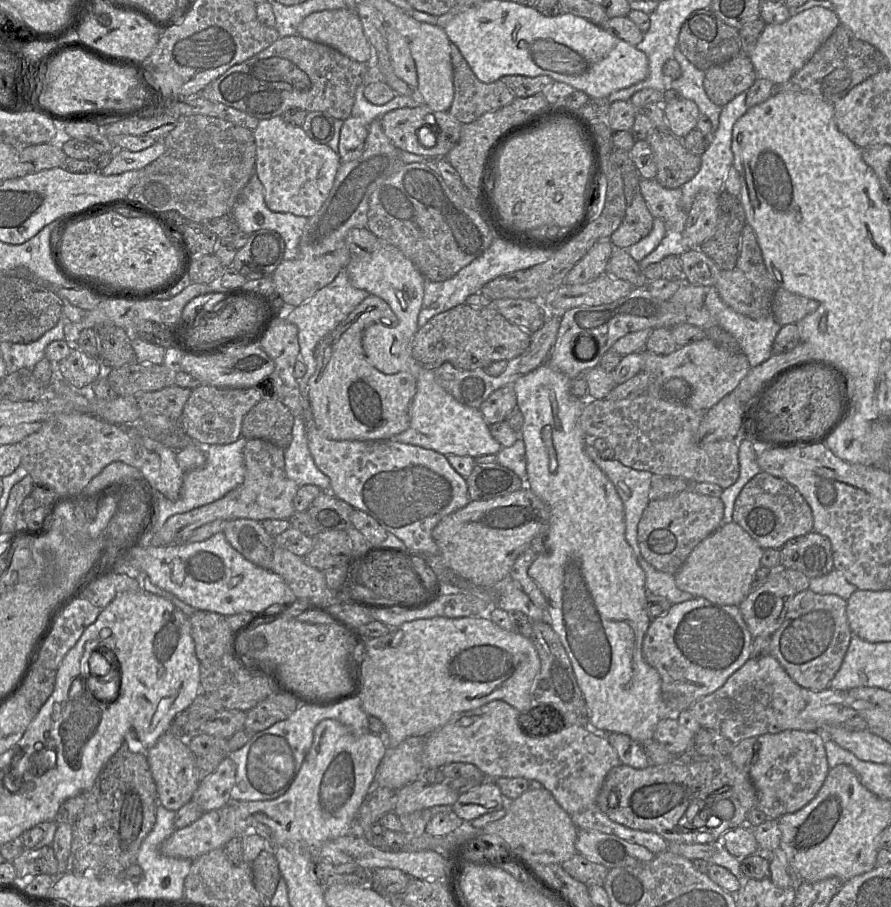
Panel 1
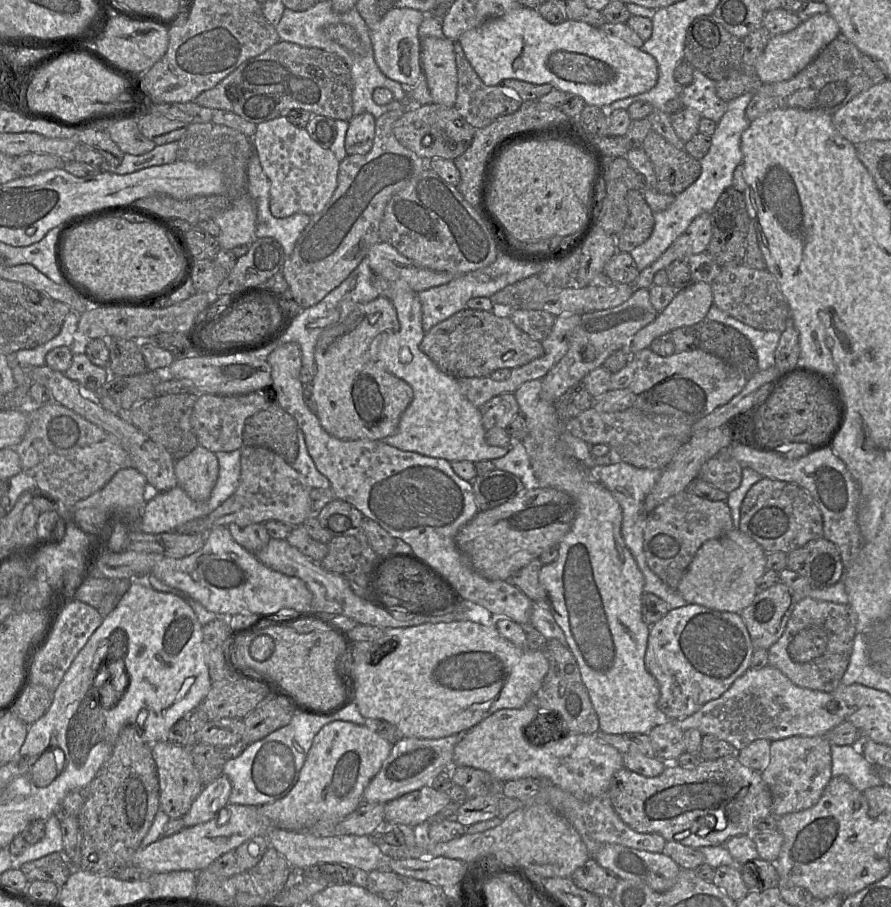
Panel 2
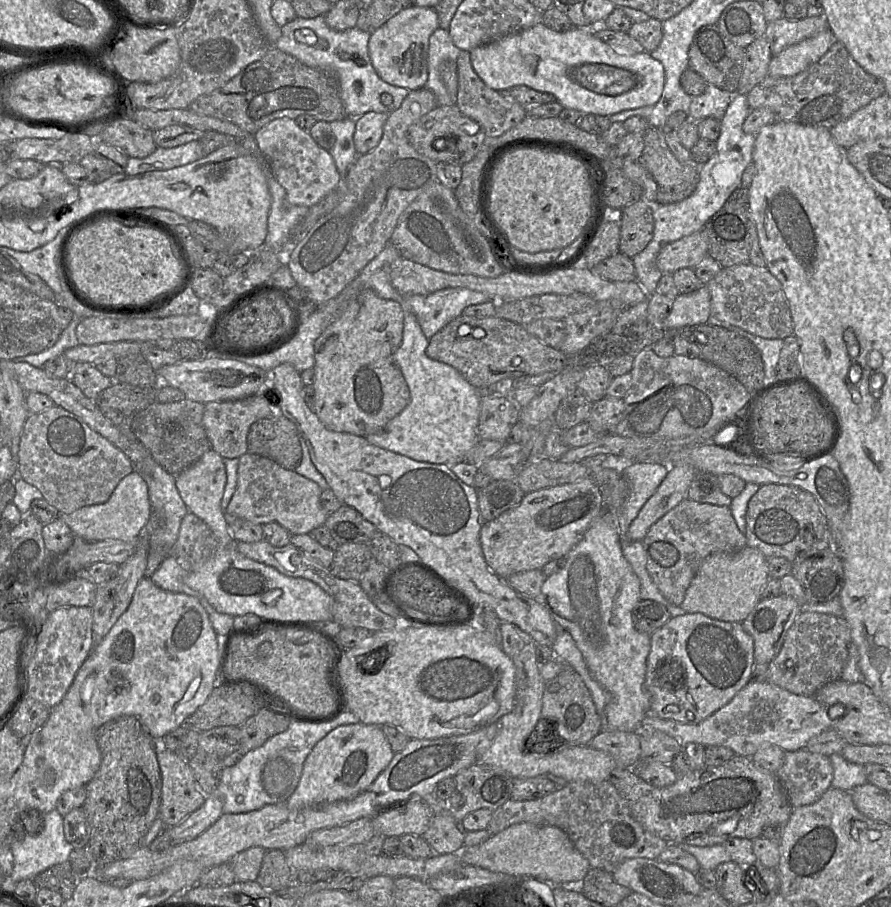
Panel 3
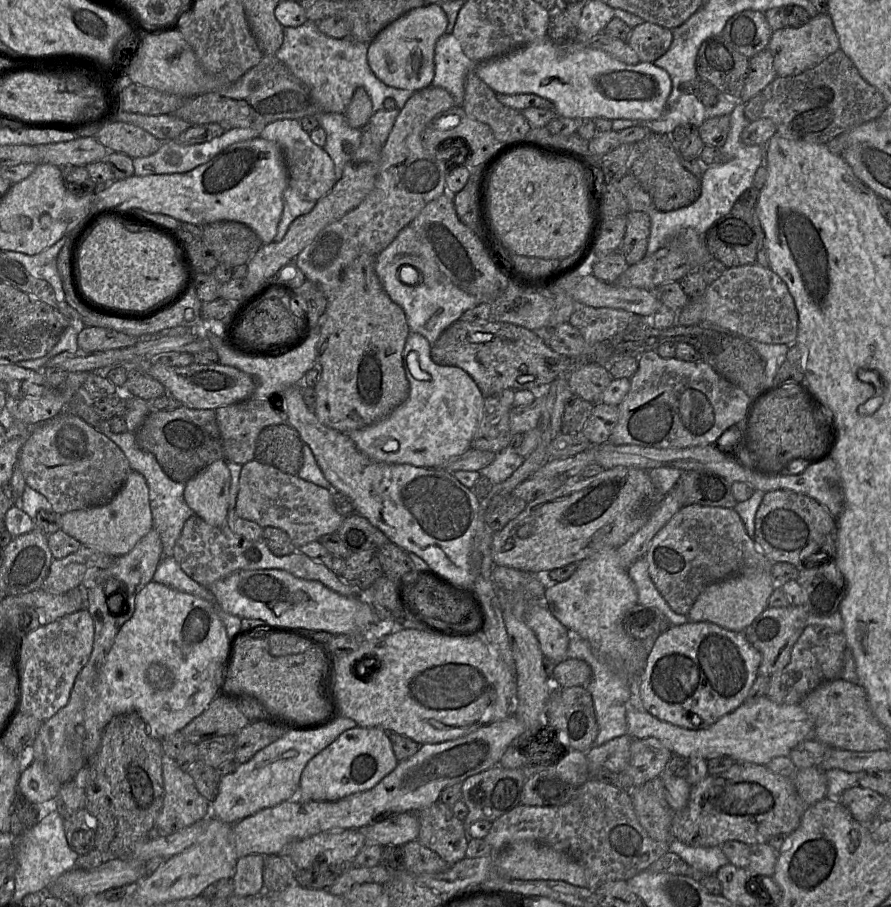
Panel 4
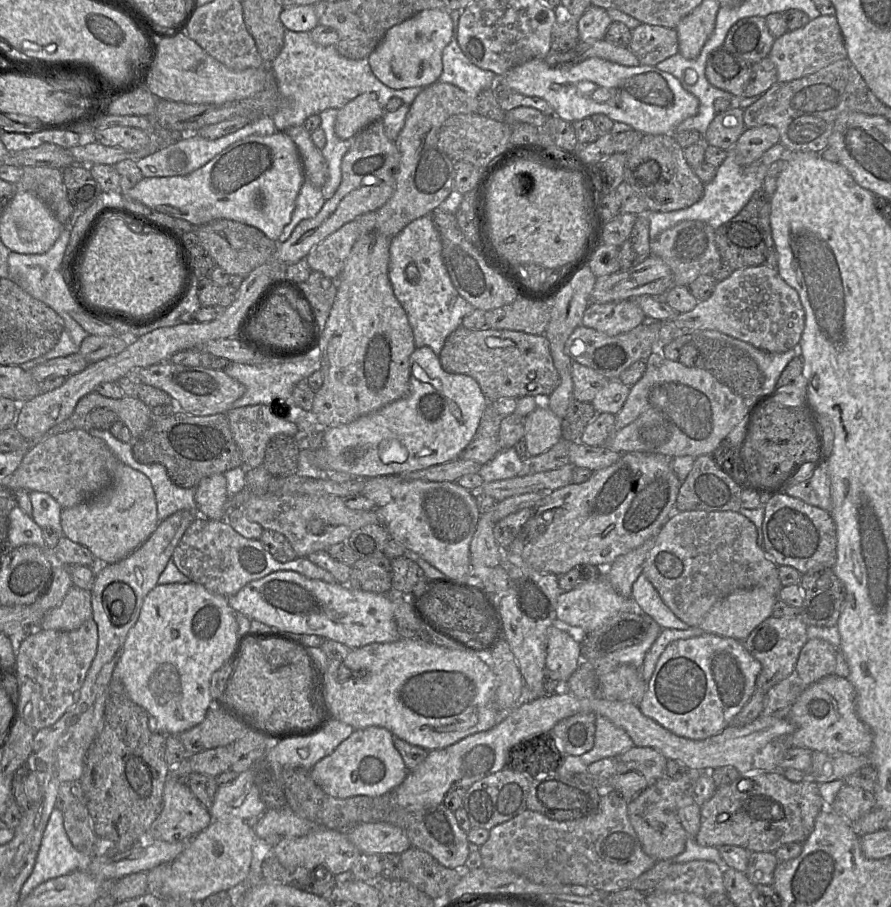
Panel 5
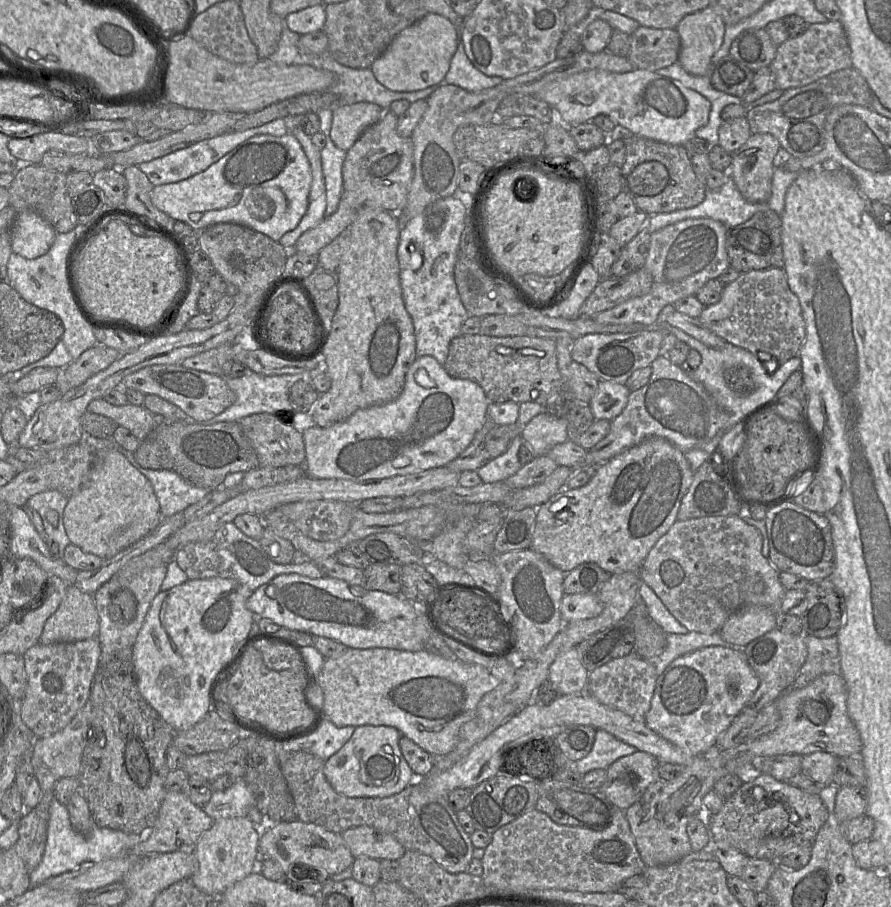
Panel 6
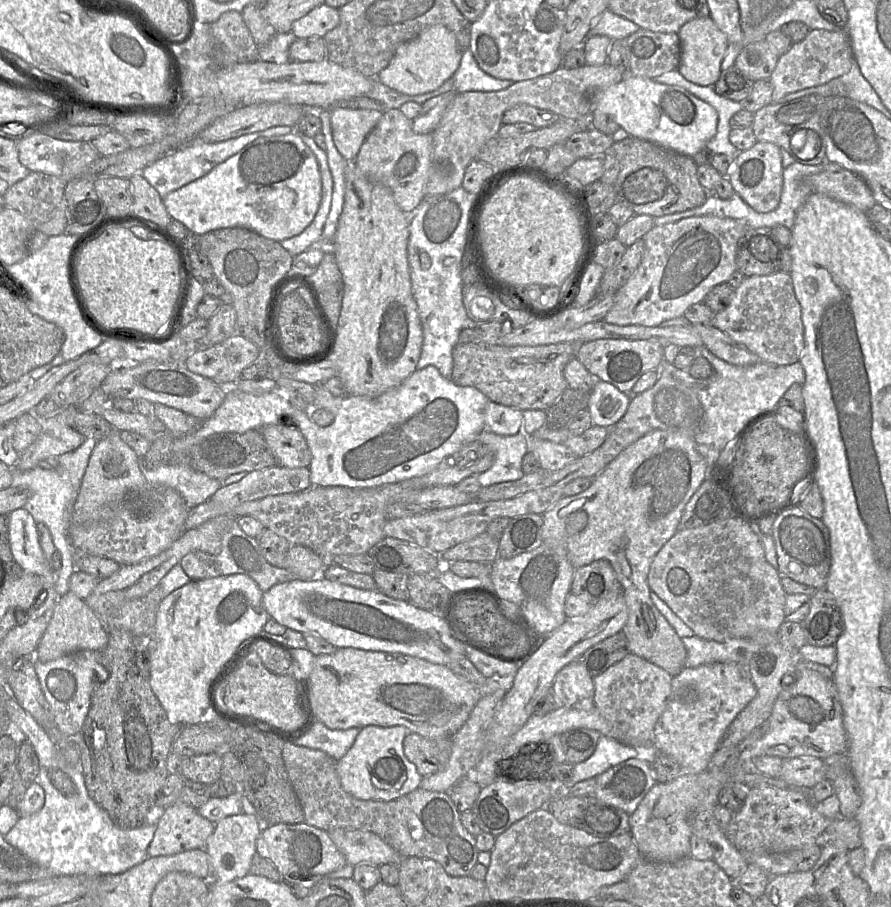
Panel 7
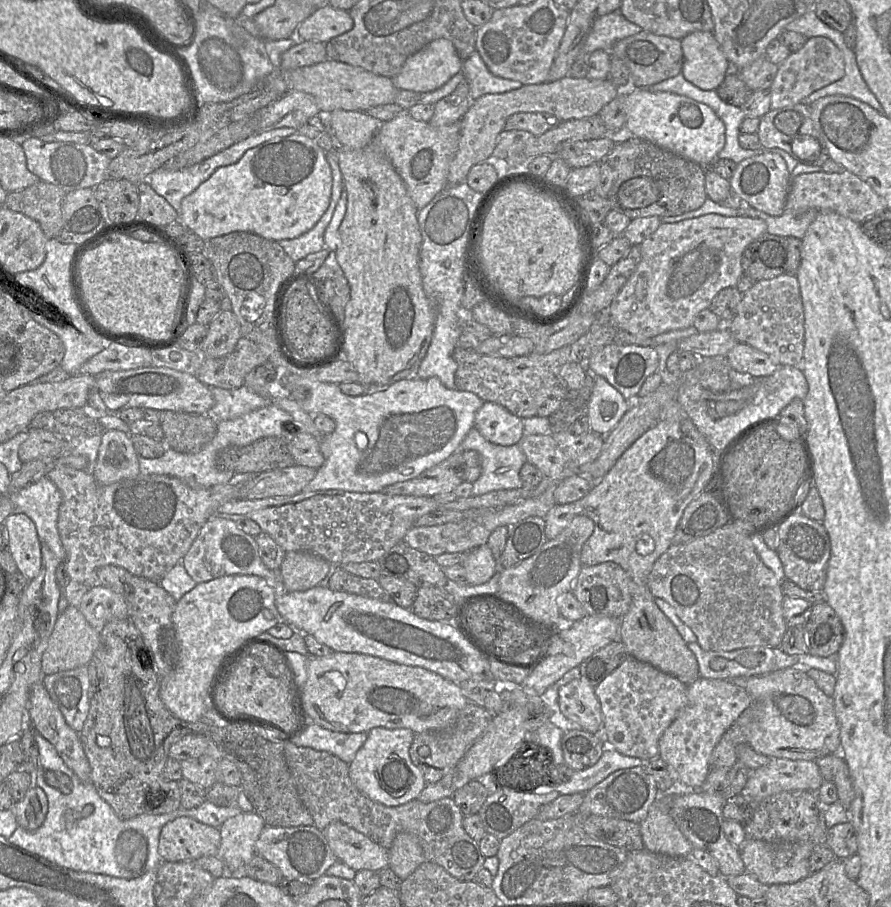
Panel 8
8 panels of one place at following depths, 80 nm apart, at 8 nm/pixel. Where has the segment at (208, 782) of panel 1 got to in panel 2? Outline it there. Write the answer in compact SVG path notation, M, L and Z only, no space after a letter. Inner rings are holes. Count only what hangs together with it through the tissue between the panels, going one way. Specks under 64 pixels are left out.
M224 775L203 785L189 811L182 817L185 827L192 827L211 820L215 814L229 803L231 783Z

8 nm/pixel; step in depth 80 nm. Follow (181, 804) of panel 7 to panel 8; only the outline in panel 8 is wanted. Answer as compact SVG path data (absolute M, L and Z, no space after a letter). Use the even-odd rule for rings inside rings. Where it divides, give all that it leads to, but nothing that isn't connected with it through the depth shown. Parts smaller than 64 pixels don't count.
M181 816L161 829L158 853L164 862L195 861L204 856L217 856L220 843L219 828Z

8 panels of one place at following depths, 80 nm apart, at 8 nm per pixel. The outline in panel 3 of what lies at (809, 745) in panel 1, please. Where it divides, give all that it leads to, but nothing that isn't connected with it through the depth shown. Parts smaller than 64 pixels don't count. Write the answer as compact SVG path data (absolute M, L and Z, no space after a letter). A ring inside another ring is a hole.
M803 748L785 752L784 764L775 775L795 809L821 799L831 787L833 767L830 757Z

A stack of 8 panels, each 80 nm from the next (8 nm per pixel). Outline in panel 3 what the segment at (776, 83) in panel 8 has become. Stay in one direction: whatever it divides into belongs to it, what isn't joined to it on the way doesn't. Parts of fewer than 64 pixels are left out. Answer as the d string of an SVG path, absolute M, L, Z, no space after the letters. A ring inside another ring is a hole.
M824 13L820 16L806 17L801 20L789 20L782 17L767 23L765 36L770 44L772 56L787 47L810 38L829 28Z

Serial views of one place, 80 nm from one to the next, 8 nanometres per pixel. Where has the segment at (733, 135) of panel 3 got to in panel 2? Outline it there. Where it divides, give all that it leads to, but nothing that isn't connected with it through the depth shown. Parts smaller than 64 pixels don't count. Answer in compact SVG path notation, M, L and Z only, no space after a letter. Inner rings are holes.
M746 92L728 102L727 109L717 124L709 152L700 160L701 173L697 180L676 195L672 204L663 211L653 213L654 228L650 237L633 249L630 254L639 272L653 264L688 228L695 217L711 213L720 195L732 186L735 168L742 164L741 136L750 122L746 117L746 108L754 92Z

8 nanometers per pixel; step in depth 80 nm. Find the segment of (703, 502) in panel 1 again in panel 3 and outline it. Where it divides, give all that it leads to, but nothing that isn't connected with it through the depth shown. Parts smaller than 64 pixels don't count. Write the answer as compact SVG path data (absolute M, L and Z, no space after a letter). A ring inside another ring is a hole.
M686 498L650 527L643 546L652 580L667 600L681 607L703 560L715 553L738 552L747 546L747 539L737 527L729 507Z

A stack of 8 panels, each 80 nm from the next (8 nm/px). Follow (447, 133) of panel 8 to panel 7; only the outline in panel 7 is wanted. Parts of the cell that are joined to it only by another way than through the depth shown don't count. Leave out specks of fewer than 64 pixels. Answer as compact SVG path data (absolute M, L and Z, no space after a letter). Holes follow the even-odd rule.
M390 108L367 136L354 161L370 180L388 187L396 204L406 213L415 211L425 197L432 151L431 133L416 133L412 119L401 110Z

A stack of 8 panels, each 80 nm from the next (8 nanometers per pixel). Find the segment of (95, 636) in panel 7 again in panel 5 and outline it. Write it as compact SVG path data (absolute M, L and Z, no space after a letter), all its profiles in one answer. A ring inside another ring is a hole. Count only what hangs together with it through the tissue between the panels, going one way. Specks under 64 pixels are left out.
M74 585L69 589L63 601L49 611L41 622L43 630L73 631L92 619L91 593Z

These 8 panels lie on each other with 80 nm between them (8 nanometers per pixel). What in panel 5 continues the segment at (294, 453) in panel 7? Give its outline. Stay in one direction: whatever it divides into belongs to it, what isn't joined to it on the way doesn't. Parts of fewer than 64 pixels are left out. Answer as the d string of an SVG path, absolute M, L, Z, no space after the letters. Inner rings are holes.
M257 404L233 408L226 412L233 439L238 446L243 466L262 467L268 442L277 435L298 439L298 426L276 416L271 406Z

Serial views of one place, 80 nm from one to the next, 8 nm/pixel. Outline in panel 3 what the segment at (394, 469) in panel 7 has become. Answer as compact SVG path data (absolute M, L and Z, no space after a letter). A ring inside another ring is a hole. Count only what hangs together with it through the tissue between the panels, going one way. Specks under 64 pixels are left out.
M404 312L402 341L394 353L394 360L408 384L411 399L409 404L391 419L382 431L364 437L373 445L416 461L449 465L466 462L464 459L467 454L480 440L484 440L478 435L482 393L452 366L429 358L425 353L428 342L429 339L422 332L416 316L411 312Z

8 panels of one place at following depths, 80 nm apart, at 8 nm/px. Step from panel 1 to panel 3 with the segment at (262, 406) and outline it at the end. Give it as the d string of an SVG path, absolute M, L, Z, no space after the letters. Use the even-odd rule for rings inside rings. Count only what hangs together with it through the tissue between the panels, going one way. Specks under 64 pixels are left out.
M281 411L257 420L248 433L248 452L269 458L296 472L303 459L305 439L294 422Z

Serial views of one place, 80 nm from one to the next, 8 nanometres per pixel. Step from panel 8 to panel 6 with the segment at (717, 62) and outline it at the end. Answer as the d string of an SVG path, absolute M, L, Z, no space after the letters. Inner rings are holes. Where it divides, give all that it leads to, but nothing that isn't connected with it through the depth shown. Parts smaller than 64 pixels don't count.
M711 6L684 16L676 26L680 39L678 63L694 76L710 76L713 69L712 58L723 43L726 25Z

